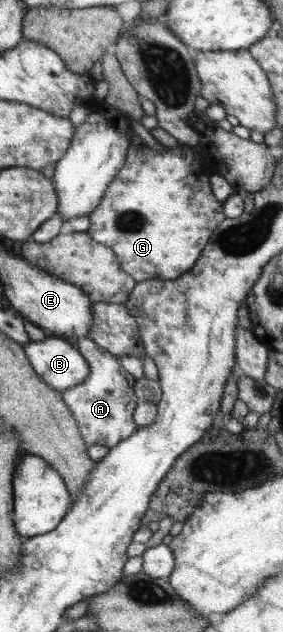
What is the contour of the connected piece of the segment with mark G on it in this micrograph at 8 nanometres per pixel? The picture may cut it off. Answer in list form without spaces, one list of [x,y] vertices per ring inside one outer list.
[[[178,144],[161,150],[146,145],[131,146],[123,168],[107,186],[99,205],[89,213],[90,229],[86,233],[94,241],[111,248],[123,271],[138,282],[155,277],[160,280],[180,277],[201,257],[219,222],[228,218],[223,213],[223,204],[215,198],[211,189],[212,173],[213,167],[208,162],[198,161],[191,146]]]

